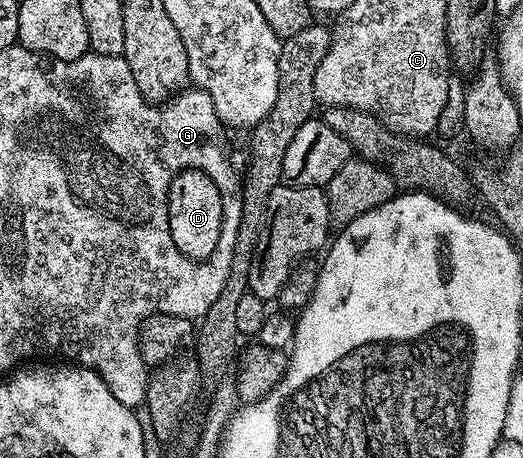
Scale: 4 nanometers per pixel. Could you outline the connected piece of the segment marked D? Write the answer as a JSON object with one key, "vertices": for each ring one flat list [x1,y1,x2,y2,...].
{"vertices":[[202,168,180,171,171,180,171,187,167,193,167,207,169,208,169,232,173,236,173,244,177,244,179,251,186,258,196,260,210,256,217,248,217,236,221,236,221,224,223,223,223,194,219,190,218,181,207,175]]}

